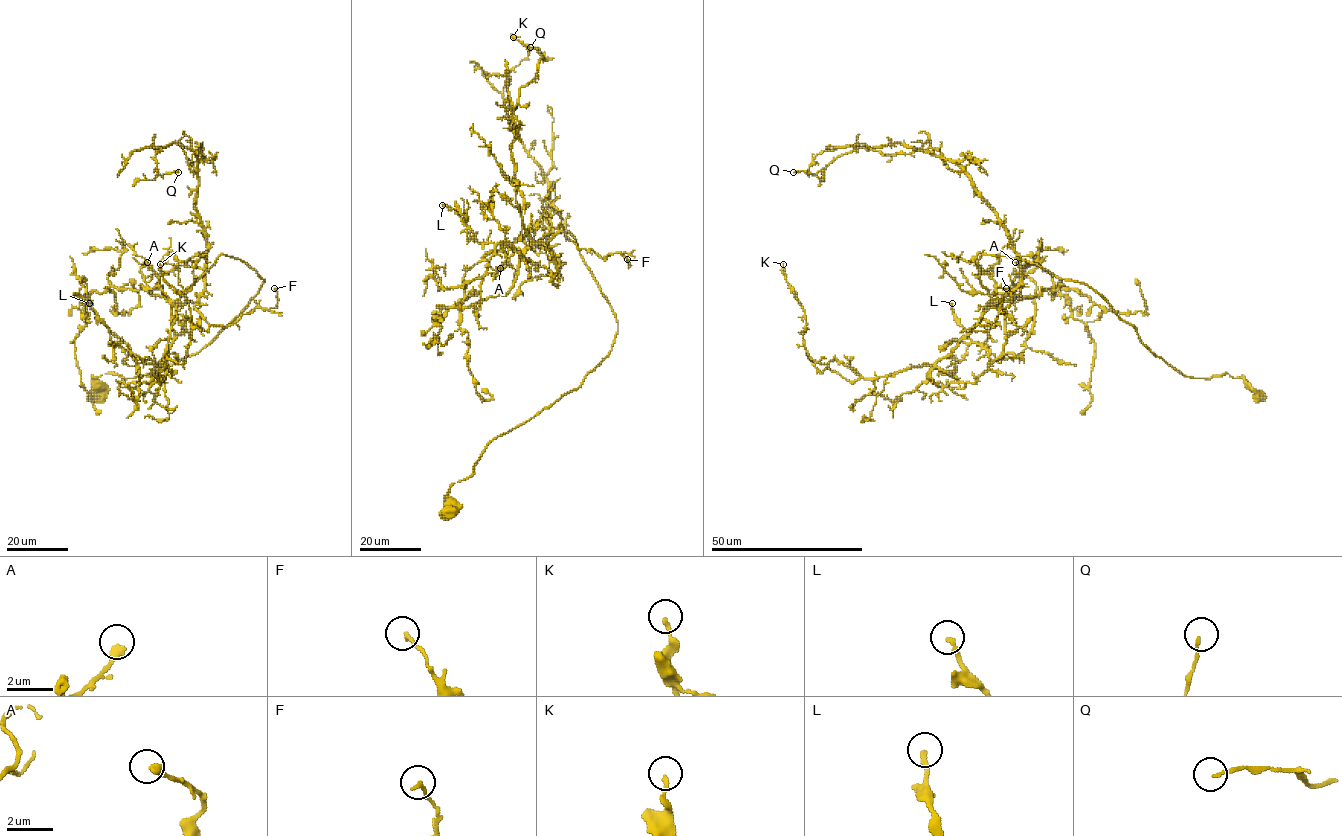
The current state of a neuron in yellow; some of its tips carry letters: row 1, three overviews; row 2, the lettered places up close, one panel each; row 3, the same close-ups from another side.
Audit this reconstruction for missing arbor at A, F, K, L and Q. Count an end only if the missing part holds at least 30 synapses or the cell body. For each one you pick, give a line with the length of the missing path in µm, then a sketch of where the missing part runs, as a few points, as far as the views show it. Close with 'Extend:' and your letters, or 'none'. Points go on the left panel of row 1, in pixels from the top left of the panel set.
Extend: none

